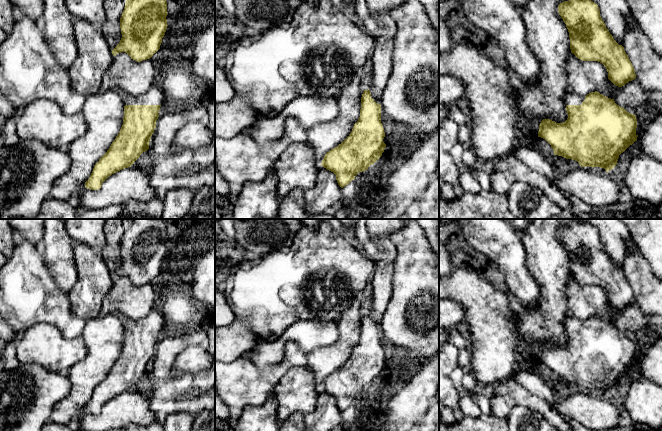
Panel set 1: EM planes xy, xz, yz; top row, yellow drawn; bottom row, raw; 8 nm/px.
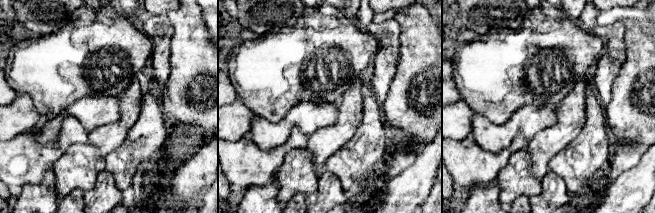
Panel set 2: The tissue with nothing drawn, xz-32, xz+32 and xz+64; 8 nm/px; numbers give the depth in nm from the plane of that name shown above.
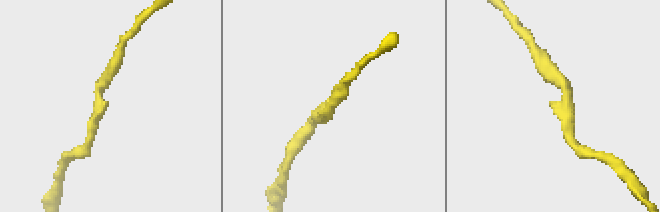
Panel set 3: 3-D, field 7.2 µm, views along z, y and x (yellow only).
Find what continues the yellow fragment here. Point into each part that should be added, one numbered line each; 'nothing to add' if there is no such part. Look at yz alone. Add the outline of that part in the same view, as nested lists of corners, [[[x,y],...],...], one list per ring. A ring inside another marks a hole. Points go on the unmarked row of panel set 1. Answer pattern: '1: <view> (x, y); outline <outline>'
1: yz (570, 323); outline [[[571,315],[564,321],[565,329],[581,329],[584,324],[585,320],[579,320]]]

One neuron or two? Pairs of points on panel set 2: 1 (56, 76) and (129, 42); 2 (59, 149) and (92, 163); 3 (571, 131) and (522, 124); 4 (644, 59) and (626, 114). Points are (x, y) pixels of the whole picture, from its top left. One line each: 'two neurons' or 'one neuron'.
1: one neuron
2: two neurons
3: two neurons
4: one neuron

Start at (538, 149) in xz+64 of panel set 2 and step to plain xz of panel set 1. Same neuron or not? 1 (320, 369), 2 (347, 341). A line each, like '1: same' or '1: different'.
1: same
2: same

